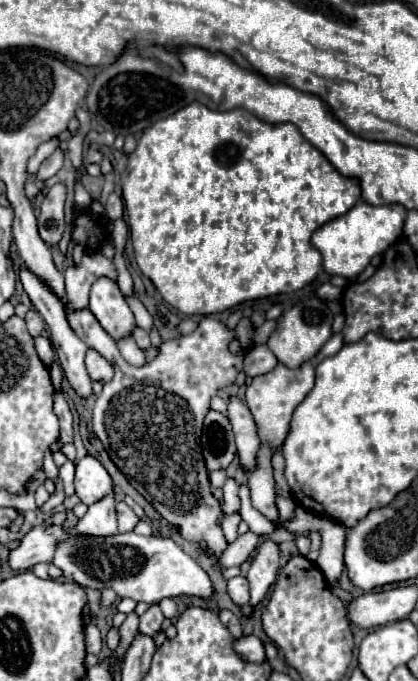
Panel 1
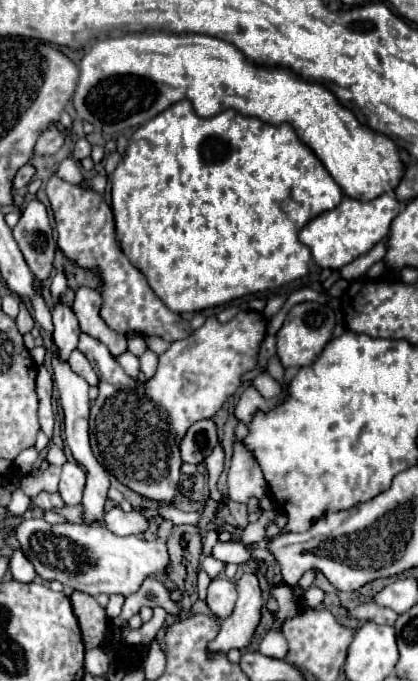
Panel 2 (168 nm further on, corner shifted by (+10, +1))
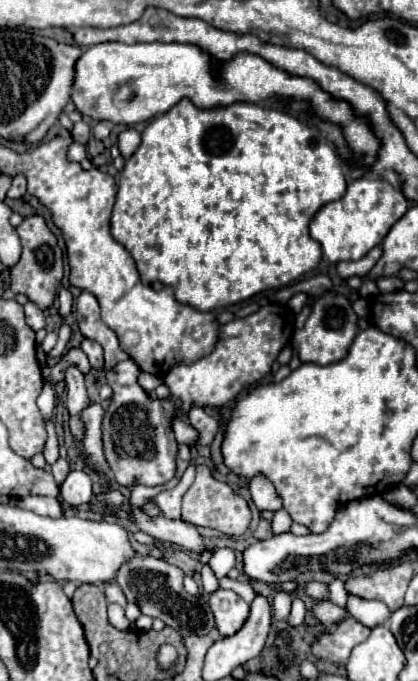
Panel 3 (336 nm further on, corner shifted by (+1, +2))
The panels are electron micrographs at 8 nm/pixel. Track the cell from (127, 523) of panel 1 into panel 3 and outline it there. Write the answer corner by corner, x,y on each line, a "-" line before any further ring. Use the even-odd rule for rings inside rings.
138,510
134,524
140,532
146,532
146,534
158,538
160,542
170,542
170,544
176,544
176,546
190,550
190,552
204,552
204,544
202,544
200,534
188,522
166,520
164,516
152,518
152,516

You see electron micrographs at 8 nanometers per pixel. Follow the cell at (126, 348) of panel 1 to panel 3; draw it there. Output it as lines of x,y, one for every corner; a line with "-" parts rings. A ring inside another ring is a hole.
140,372
140,376
138,376
138,382
140,382
140,386
146,390
146,392
152,392
162,380
158,378
158,376
154,376
154,374
146,374
146,372

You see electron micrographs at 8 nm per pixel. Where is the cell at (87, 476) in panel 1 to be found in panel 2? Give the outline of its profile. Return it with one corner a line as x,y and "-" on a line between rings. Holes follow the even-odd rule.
67,461
61,471
59,481
59,495
65,501
65,505
79,505
85,489
85,471
81,465

